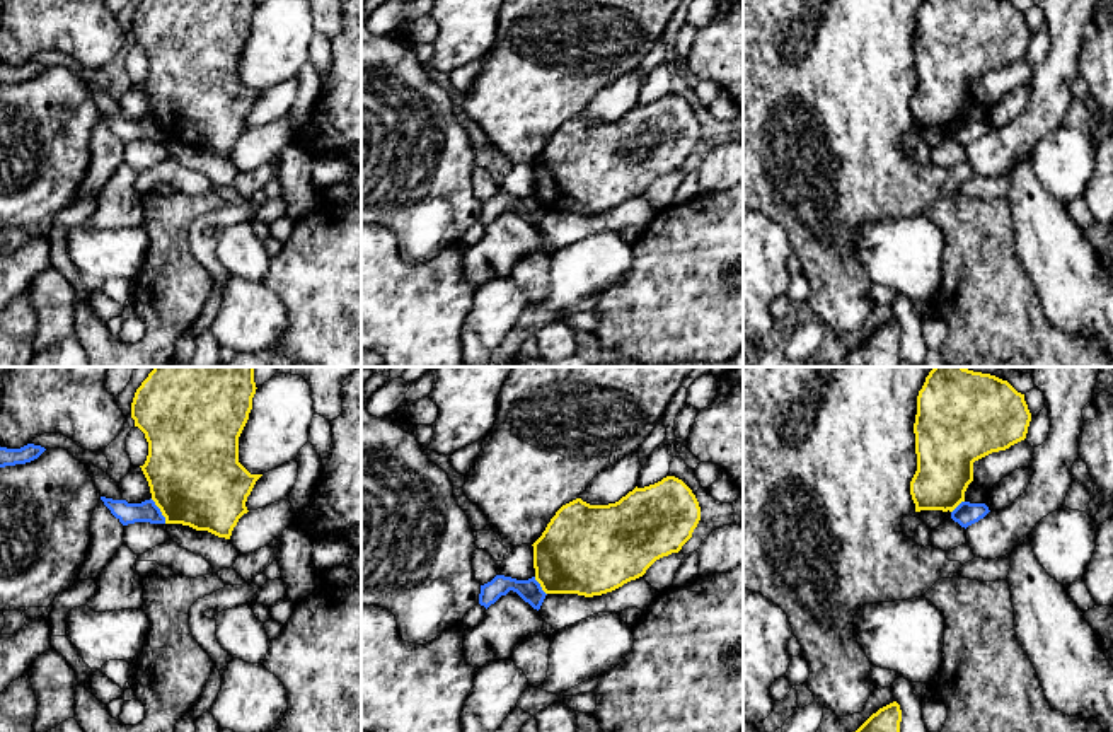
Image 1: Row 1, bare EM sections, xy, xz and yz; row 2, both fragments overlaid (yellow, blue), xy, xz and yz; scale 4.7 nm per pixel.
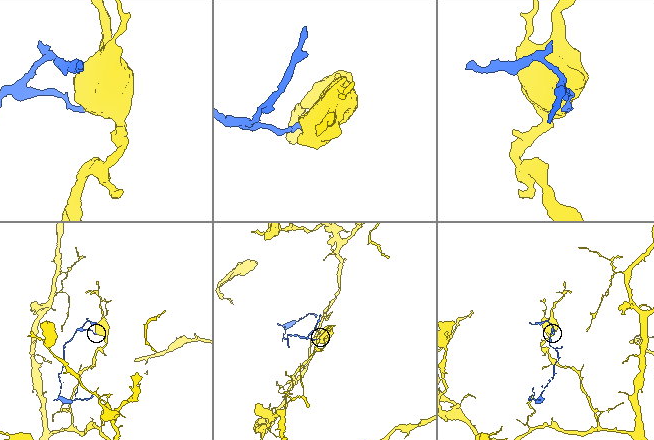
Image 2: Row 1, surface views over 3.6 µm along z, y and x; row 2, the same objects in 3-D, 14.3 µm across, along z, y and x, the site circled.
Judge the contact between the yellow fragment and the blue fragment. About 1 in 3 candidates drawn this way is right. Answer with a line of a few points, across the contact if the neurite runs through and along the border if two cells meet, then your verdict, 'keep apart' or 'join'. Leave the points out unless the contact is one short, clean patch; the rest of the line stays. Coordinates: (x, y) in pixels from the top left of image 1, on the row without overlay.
line xy (150, 116), (166, 140); keep apart

